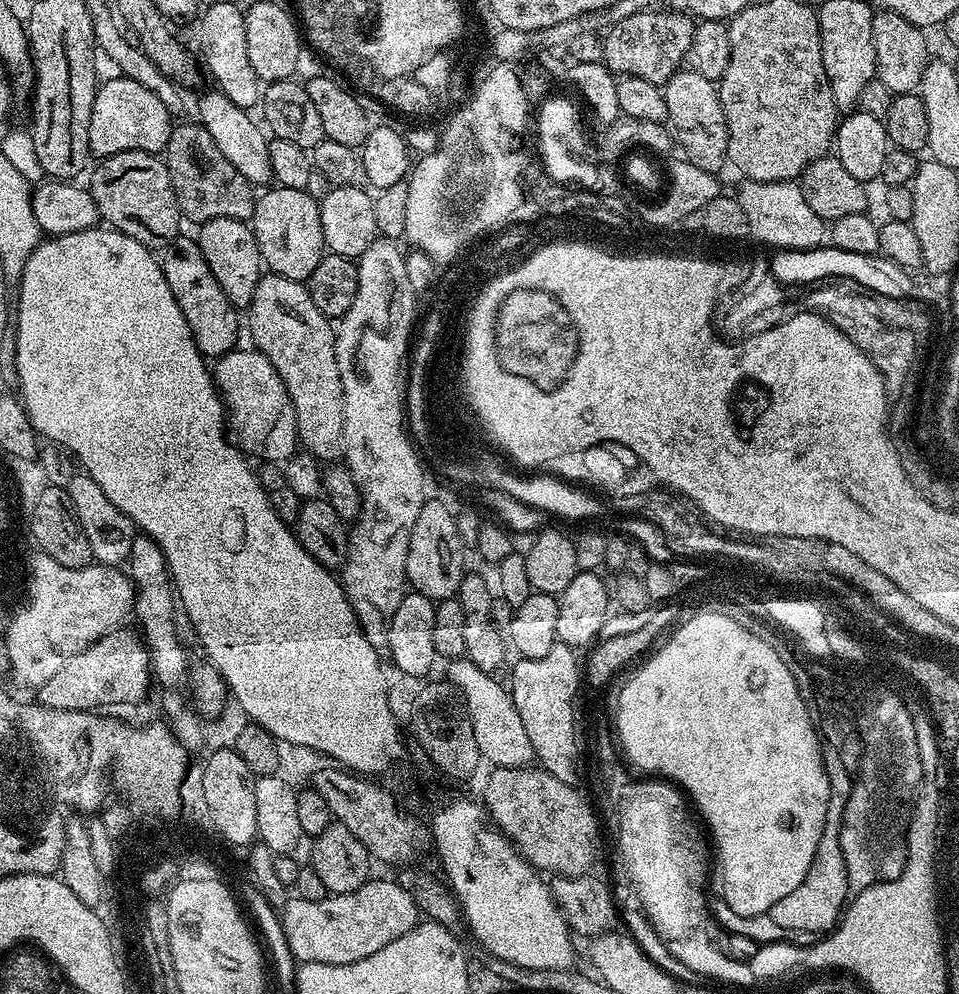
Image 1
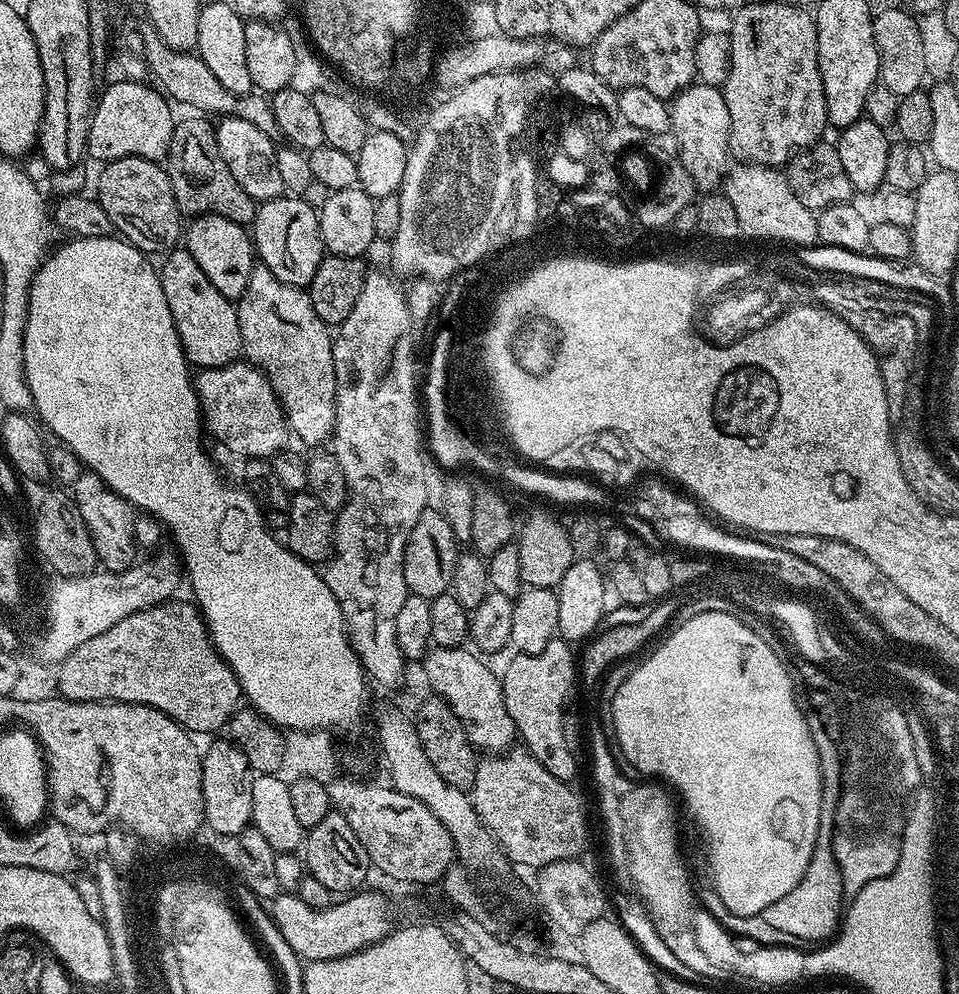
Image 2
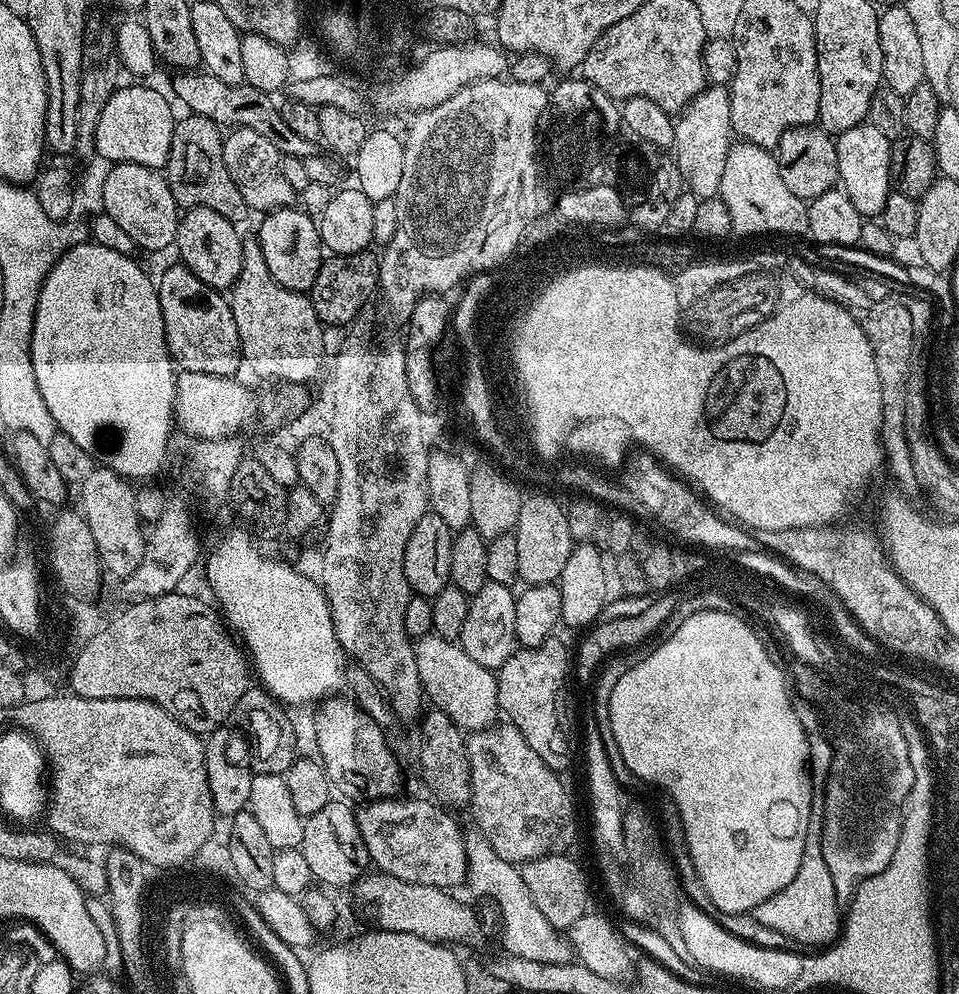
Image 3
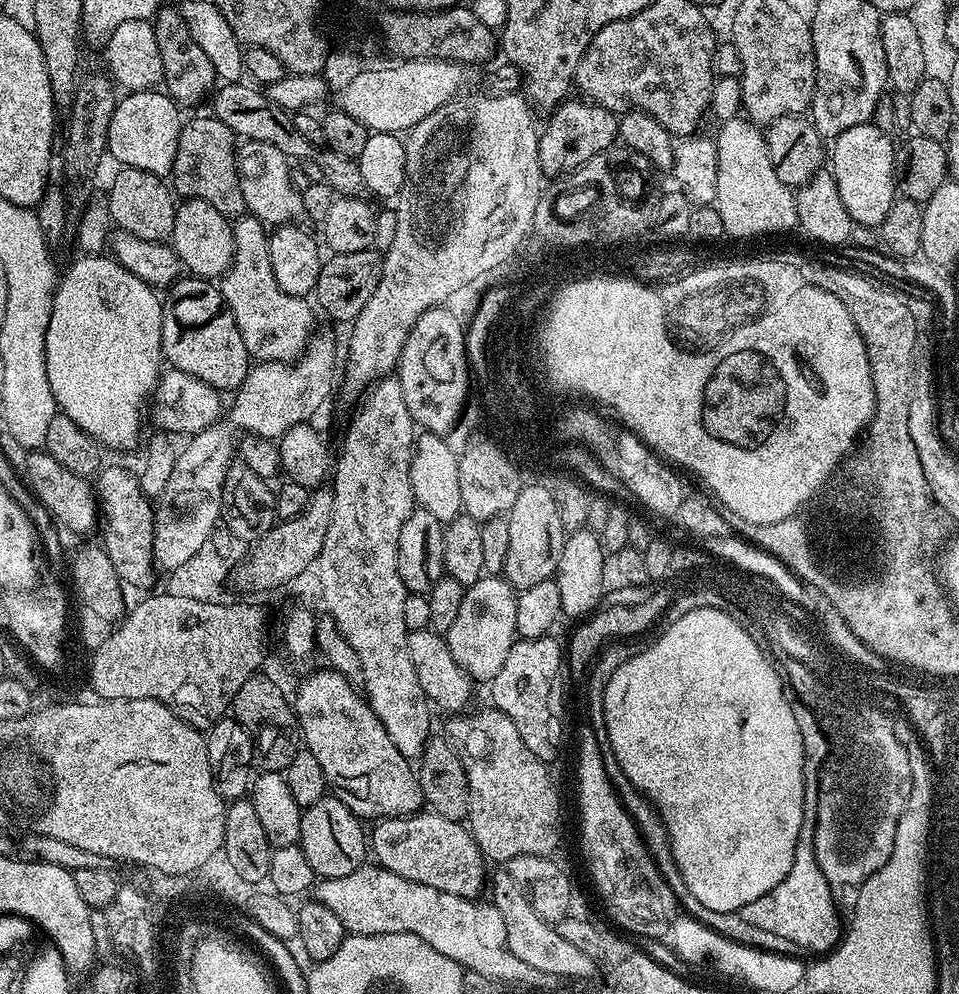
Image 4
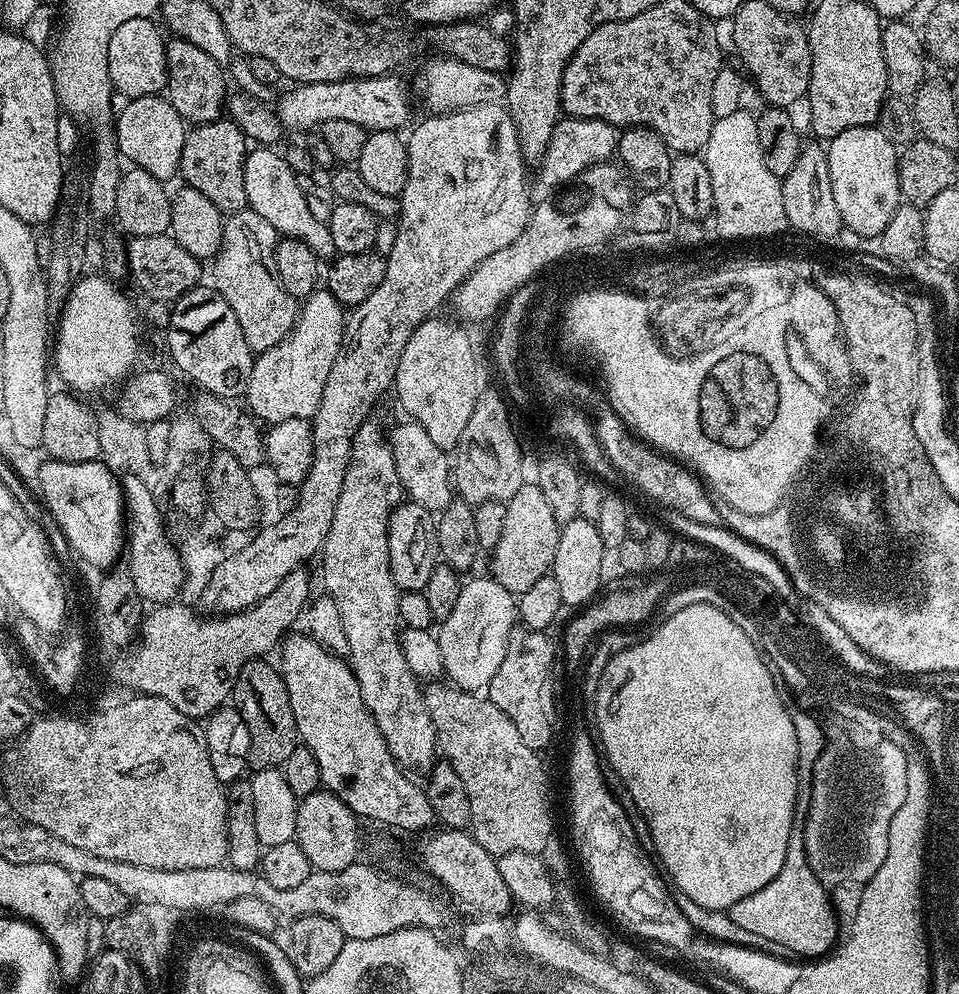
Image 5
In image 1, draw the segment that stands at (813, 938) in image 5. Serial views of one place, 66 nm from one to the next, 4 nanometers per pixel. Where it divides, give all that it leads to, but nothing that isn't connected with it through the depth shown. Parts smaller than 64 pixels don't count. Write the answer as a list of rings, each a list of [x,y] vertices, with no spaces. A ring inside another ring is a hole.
[[[848,784],[830,785],[830,803],[832,808],[826,806],[826,826],[828,832],[822,830],[822,838],[818,838],[818,850],[814,854],[814,862],[810,862],[810,870],[806,870],[806,878],[802,878],[802,886],[790,890],[782,902],[774,902],[766,913],[767,919],[774,926],[784,928],[828,928],[836,917],[836,908],[840,908],[840,899],[844,896],[844,868],[849,861],[841,856],[828,856],[828,844],[836,844],[837,824],[839,817],[843,814],[848,795]]]

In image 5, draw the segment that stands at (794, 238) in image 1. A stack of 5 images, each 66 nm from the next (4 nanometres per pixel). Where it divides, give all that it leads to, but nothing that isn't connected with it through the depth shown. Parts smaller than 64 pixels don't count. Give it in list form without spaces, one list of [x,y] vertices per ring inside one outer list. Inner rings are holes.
[[[736,106],[725,112],[728,112],[725,116],[724,113],[717,115],[702,153],[706,170],[710,170],[710,186],[714,194],[713,203],[719,208],[720,229],[730,236],[772,231],[783,233],[788,228],[788,219],[786,206],[782,206],[782,180],[781,177],[770,174],[769,168],[766,167],[766,158],[758,142],[756,116],[748,113],[744,106]]]

